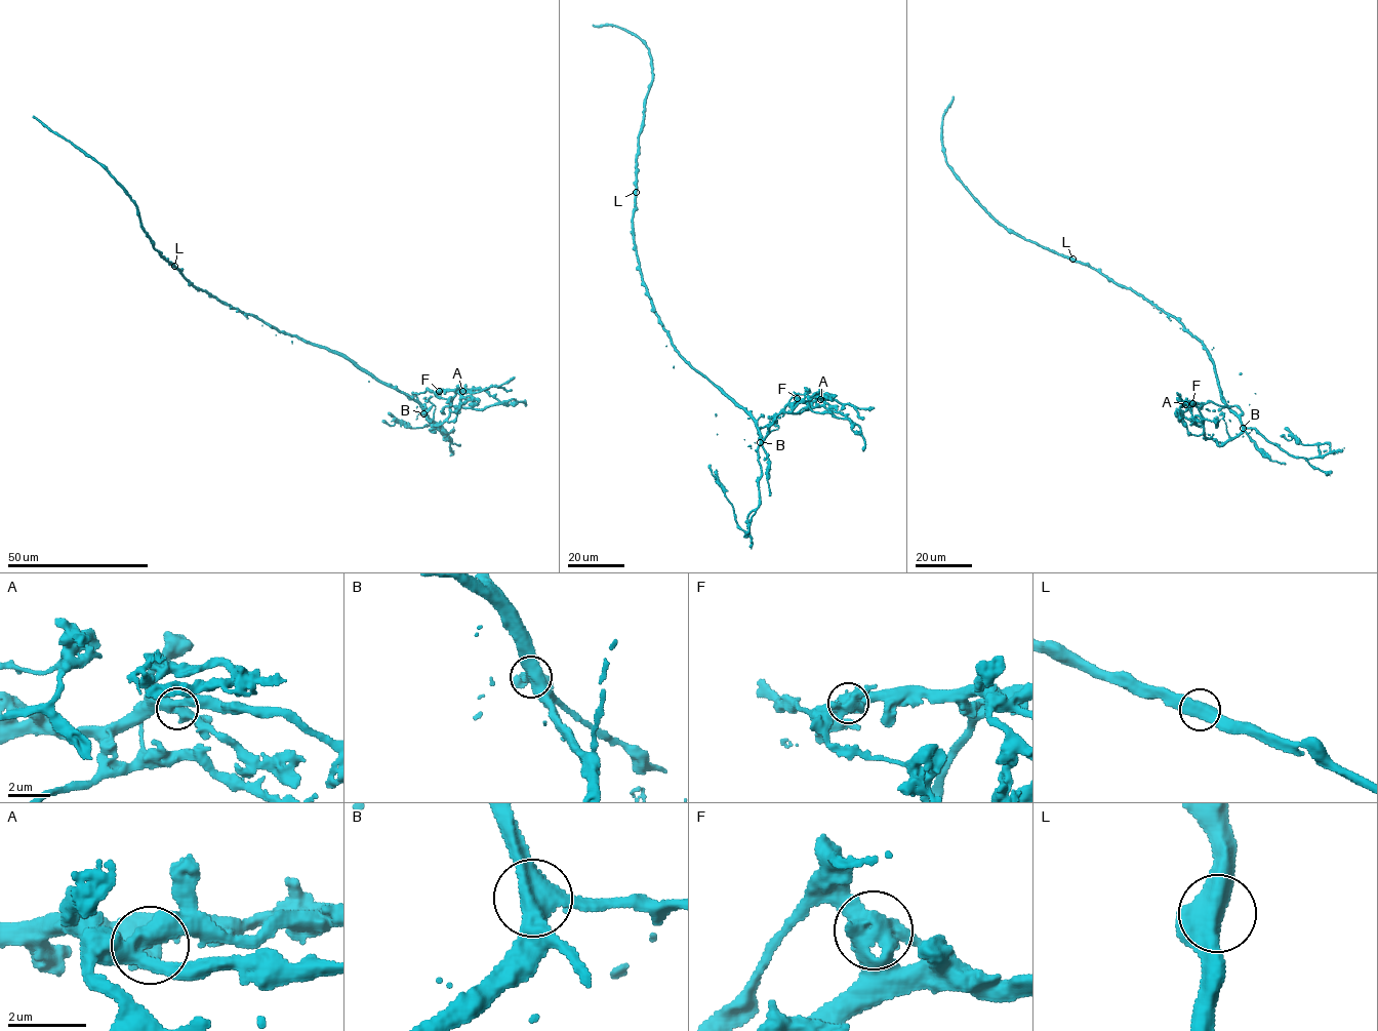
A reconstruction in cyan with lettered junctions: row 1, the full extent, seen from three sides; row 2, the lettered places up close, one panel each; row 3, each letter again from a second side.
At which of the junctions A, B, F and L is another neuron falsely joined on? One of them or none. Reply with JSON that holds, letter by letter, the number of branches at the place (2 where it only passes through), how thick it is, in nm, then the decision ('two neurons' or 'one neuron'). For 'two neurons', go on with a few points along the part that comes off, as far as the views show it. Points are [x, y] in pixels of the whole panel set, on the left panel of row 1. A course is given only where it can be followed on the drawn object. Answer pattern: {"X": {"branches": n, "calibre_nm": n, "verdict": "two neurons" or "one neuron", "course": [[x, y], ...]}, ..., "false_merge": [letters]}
{"A": {"branches": 3, "calibre_nm": 400, "verdict": "one neuron"}, "B": {"branches": 3, "calibre_nm": 460, "verdict": "one neuron"}, "F": {"branches": 3, "calibre_nm": 480, "verdict": "two neurons", "course": [[439, 391], [457, 390], [460, 405], [448, 401], [444, 420], [430, 430], [396, 387], [224, 303]]}, "L": {"branches": 3, "calibre_nm": 480, "verdict": "one neuron"}, "false_merge": ["F"]}

